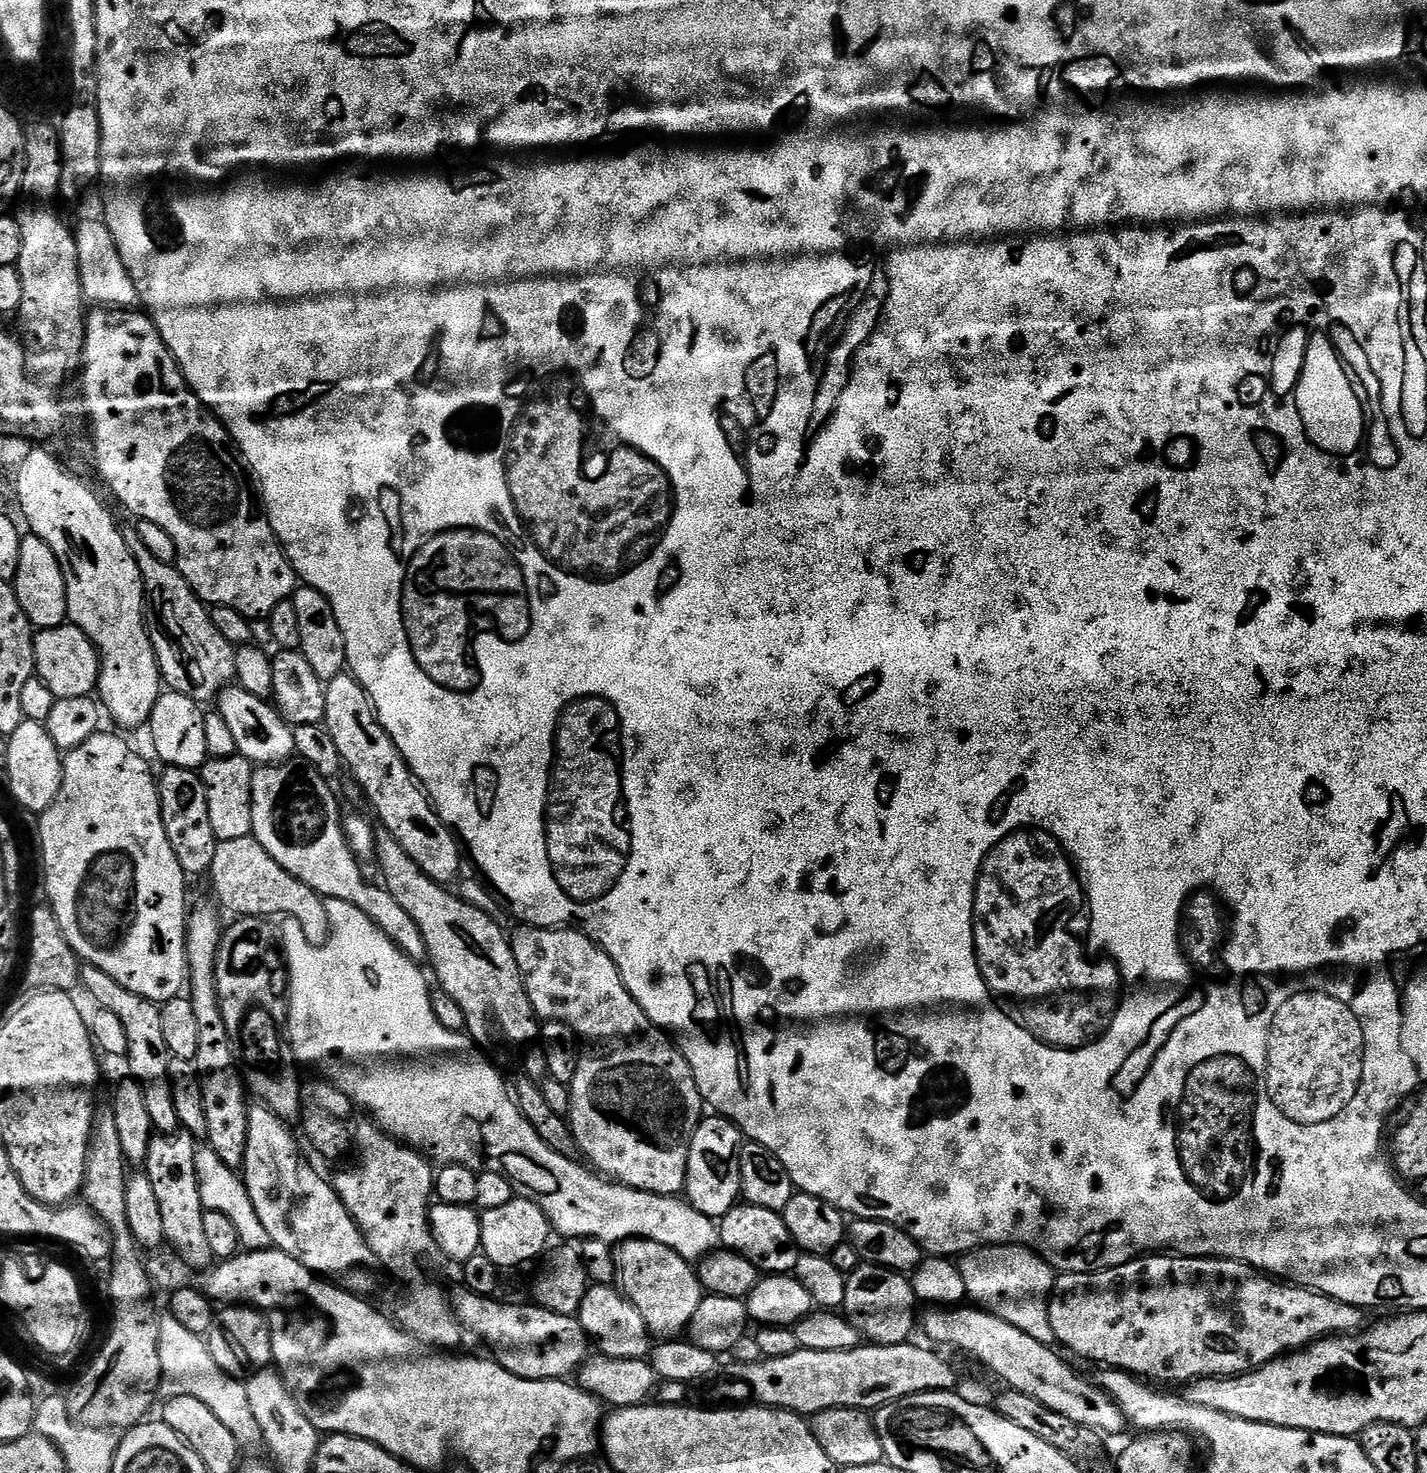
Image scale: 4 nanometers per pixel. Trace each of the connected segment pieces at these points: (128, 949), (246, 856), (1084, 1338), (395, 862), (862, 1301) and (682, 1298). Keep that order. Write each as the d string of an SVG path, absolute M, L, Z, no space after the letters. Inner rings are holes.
M101 730L96 732L82 746L67 753L63 757L64 773L58 794L54 802L39 817L40 820L40 856L44 859L44 888L48 891L47 903L58 918L58 926L62 926L62 934L66 942L75 950L84 964L93 964L102 974L110 974L118 986L126 986L130 994L138 994L155 1004L170 1002L170 998L181 995L186 988L188 959L186 958L186 911L184 912L184 880L186 873L178 866L178 854L174 854L174 846L170 846L170 838L166 838L166 830L160 813L160 789L157 777L152 776L148 764L123 740L112 732Z
M254 836L219 841L215 848L214 861L211 862L211 870L208 879L219 902L232 914L233 917L256 916L276 918L278 914L286 914L298 922L305 935L306 942L315 949L321 949L329 941L329 914L325 910L324 898L310 890L305 883L298 882L296 878L282 869L282 866L270 858L261 843Z
M1145 1254L1122 1266L1103 1268L1101 1272L1065 1272L1057 1275L1056 1285L1052 1288L1052 1295L1048 1298L1050 1330L1054 1330L1054 1341L1061 1349L1069 1348L1074 1355L1081 1356L1084 1360L1093 1360L1094 1363L1104 1364L1100 1366L1107 1366L1112 1370L1131 1372L1133 1376L1143 1378L1148 1382L1165 1380L1168 1384L1180 1384L1179 1386L1205 1378L1243 1376L1244 1373L1251 1372L1253 1368L1261 1368L1263 1364L1269 1364L1272 1360L1287 1356L1289 1352L1299 1352L1301 1348L1315 1344L1318 1340L1335 1338L1341 1334L1355 1334L1365 1327L1364 1316L1365 1313L1355 1308L1353 1304L1343 1304L1341 1300L1321 1296L1320 1293L1313 1292L1311 1288L1285 1286L1279 1279L1257 1272L1250 1265L1237 1260L1218 1260L1179 1254Z
M383 830L376 832L374 860L380 863L380 872L384 875L383 887L387 888L390 894L394 894L398 906L402 906L402 910L406 910L406 914L410 914L410 918L414 918L414 922L422 934L422 942L426 942L427 963L432 964L433 973L431 972L431 975L434 980L434 975L436 975L438 988L454 998L454 1001L462 1008L467 1035L484 1050L489 1050L488 1048L527 1049L539 1037L542 1024L524 989L524 979L518 970L518 962L514 962L511 939L506 932L504 936L503 930L496 925L495 918L487 916L478 905L451 896L448 893L451 891L447 887L431 880L412 861L410 854L406 854L406 850L402 850L402 846L398 846L398 842L389 832Z
M861 1263L846 1276L846 1298L842 1315L858 1330L869 1344L894 1346L907 1344L913 1339L912 1331L918 1328L918 1301L911 1279L905 1273L891 1272L877 1264Z
M626 1240L615 1249L616 1254L616 1279L618 1287L625 1298L632 1303L642 1314L642 1322L646 1322L649 1333L657 1341L675 1340L687 1329L698 1308L706 1295L704 1287L700 1284L697 1269L687 1260L683 1260L674 1250L662 1246L653 1240Z

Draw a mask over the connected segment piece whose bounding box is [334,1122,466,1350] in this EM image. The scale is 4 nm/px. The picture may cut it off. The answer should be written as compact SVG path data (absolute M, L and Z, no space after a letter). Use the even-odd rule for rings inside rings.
M367 1122L354 1128L354 1148L360 1151L360 1161L356 1168L348 1168L340 1172L334 1179L334 1187L346 1210L360 1227L368 1245L372 1248L372 1255L377 1261L380 1260L400 1280L412 1280L404 1301L396 1308L395 1323L399 1324L404 1331L409 1332L415 1340L421 1340L433 1350L456 1350L466 1337L465 1329L461 1328L452 1312L450 1296L447 1291L443 1292L436 1284L427 1284L420 1277L419 1264L431 1254L432 1248L437 1247L436 1239L432 1236L432 1223L428 1221L428 1209L434 1200L434 1168L429 1157L421 1154L417 1149L395 1140L389 1136L379 1124Z

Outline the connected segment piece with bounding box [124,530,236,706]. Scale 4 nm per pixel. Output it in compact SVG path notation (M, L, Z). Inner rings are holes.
M125 531L124 540L138 562L138 570L144 579L144 615L148 637L160 667L161 681L171 691L186 694L197 704L208 706L211 700L213 703L218 694L233 683L236 648L226 642L222 634L218 634L211 611L175 566L158 562L158 558L154 558L154 554L142 546L136 531Z

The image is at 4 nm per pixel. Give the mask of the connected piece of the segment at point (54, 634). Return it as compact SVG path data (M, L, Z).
M66 622L57 628L42 628L33 635L36 676L46 682L57 700L92 696L100 683L100 653L78 626Z

